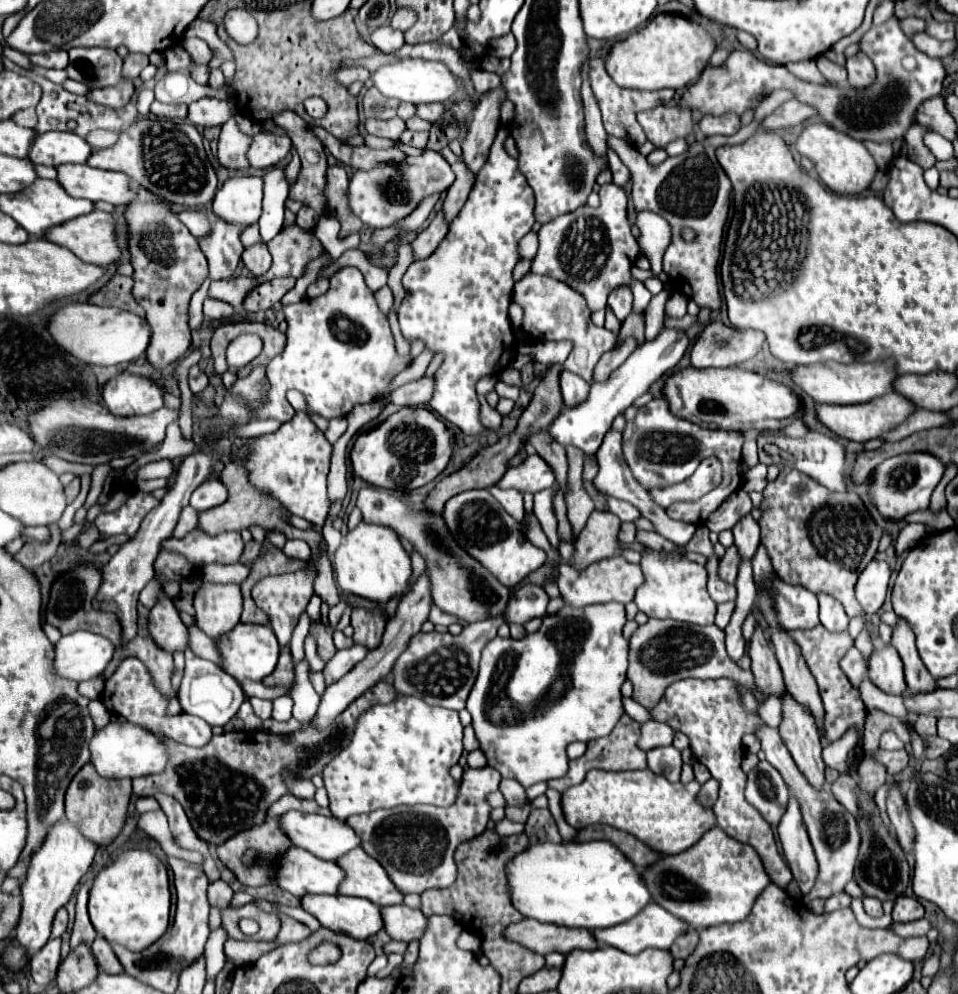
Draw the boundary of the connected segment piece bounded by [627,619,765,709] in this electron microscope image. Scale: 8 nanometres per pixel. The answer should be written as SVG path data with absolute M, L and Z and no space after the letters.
M649 619L645 625L639 625L631 635L629 645L629 669L627 679L633 683L633 699L647 709L659 701L663 691L679 679L697 677L697 679L721 679L729 677L751 687L759 703L765 699L757 693L753 685L753 673L743 671L733 663L725 651L723 631L717 625L687 625L675 619Z

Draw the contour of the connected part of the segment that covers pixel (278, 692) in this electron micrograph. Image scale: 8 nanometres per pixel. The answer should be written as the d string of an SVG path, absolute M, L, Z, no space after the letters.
M251 679L243 681L241 687L243 687L243 693L245 693L247 697L261 697L261 699L271 699L271 701L277 699L277 697L281 697L281 695L287 695L287 693L289 693L285 685L267 687L267 685L263 685L261 681L251 681Z

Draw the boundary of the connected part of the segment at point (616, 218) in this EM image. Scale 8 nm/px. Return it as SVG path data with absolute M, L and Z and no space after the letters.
M607 183L599 189L601 205L597 209L589 205L581 205L579 209L559 215L557 219L545 223L539 229L539 251L533 259L531 271L541 275L551 275L579 293L585 295L591 311L603 309L605 301L617 285L627 285L632 289L635 312L645 312L652 294L644 283L631 275L631 267L639 257L639 245L631 235L631 227L627 221L627 193L615 185Z

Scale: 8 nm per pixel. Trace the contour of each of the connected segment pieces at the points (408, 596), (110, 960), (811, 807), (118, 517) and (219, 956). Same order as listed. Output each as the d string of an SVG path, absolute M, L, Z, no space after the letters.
M421 575L417 579L417 583L401 597L401 603L397 607L397 613L393 619L387 621L387 627L385 627L385 633L383 633L383 639L381 639L381 645L375 649L375 651L369 651L367 657L357 663L343 679L339 679L337 683L329 685L321 697L321 705L317 709L317 715L313 719L313 725L323 731L327 727L331 727L331 723L335 721L335 717L339 717L339 713L343 713L343 709L347 709L347 705L351 701L355 701L355 697L359 697L363 691L367 691L371 685L375 685L379 679L385 679L395 661L399 659L399 655L407 649L409 641L413 635L417 635L421 631L421 625L427 621L427 615L429 615L429 609L431 609L431 595L429 595L429 581L427 581L427 575Z
M97 935L97 939L93 941L91 951L93 951L93 955L95 955L97 965L101 967L101 971L105 971L105 973L123 973L123 967L119 963L119 959L115 957L111 945L101 935Z
M759 725L755 729L757 739L761 741L761 749L765 751L767 761L783 775L785 783L793 789L795 797L801 803L801 811L803 811L803 821L807 825L809 831L809 839L811 845L815 849L817 855L817 863L819 863L819 875L817 875L817 883L811 891L811 899L813 897L831 897L835 893L841 893L845 889L845 885L853 879L853 869L855 869L855 861L857 861L857 851L859 851L859 829L857 829L857 821L855 817L837 803L837 799L833 797L833 793L825 793L825 791L815 791L805 777L801 775L801 771L797 769L797 765L793 763L793 757L789 753L789 749L783 745L783 739L779 737L779 729L777 727L767 727L767 725Z
M131 493L125 505L109 515L97 517L97 527L105 529L105 535L135 535L143 517L157 505L157 499L149 493Z
M217 927L211 931L205 947L205 963L207 963L207 977L215 977L223 965L225 965L225 953L223 943L227 941L227 931L223 927Z

